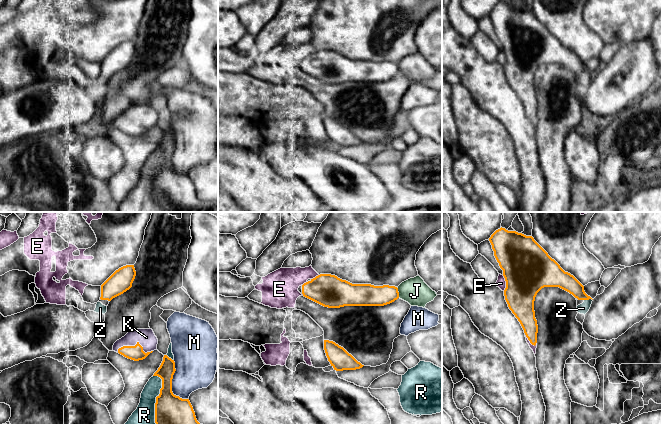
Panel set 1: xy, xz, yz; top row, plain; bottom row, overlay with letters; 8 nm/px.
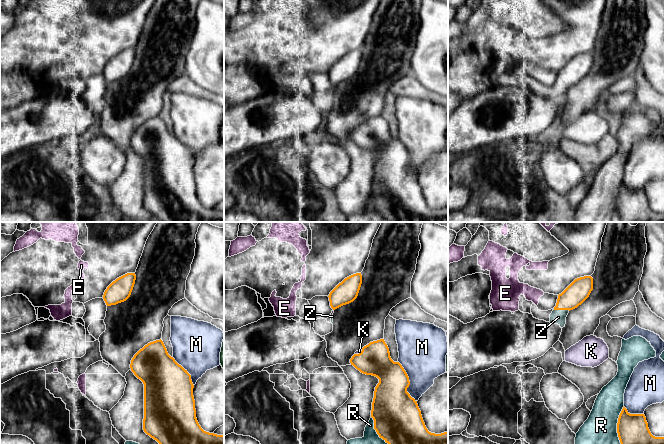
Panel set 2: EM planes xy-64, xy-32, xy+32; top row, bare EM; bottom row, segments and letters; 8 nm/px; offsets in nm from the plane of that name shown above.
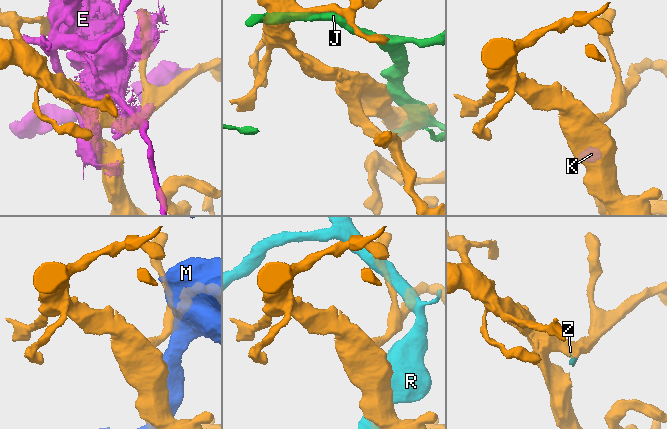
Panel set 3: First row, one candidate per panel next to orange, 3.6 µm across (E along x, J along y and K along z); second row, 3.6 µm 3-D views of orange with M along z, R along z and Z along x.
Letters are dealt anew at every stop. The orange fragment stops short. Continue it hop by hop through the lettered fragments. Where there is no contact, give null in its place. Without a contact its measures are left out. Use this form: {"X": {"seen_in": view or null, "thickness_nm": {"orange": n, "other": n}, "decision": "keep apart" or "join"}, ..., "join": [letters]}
{"E": {"seen_in": "yz", "thickness_nm": {"orange": 400, "other": 80}, "decision": "keep apart"}, "J": {"seen_in": "xz", "thickness_nm": {"orange": 180, "other": 220}, "decision": "keep apart"}, "K": {"seen_in": "xy", "thickness_nm": {"orange": 120, "other": 140}, "decision": "join"}, "M": {"seen_in": "xy", "thickness_nm": {"orange": 240, "other": 320}, "decision": "keep apart"}, "R": {"seen_in": "xy", "thickness_nm": {"orange": 240, "other": 160}, "decision": "keep apart"}, "Z": {"seen_in": "yz", "thickness_nm": {"orange": 140, "other": 90}, "decision": "join"}, "join": ["K", "Z"]}

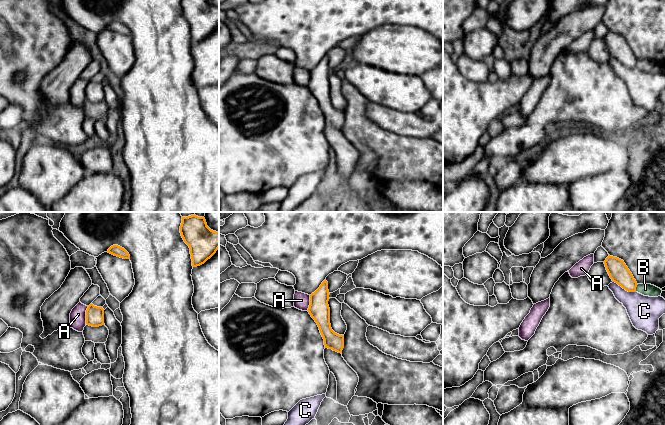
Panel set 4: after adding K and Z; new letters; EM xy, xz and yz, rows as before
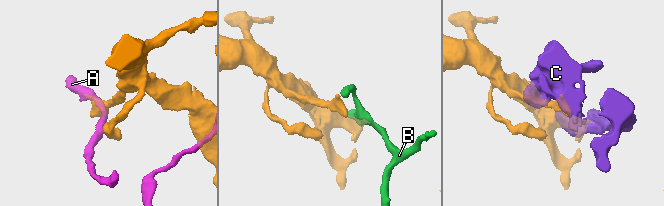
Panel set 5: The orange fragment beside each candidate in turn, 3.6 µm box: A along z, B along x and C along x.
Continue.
{"A": {"seen_in": "xy", "thickness_nm": {"orange": 140, "other": 130}, "decision": "keep apart"}, "B": {"seen_in": "yz", "thickness_nm": {"orange": 160, "other": 100}, "decision": "keep apart"}, "C": {"seen_in": "yz", "thickness_nm": {"orange": 160, "other": 260}, "decision": "keep apart"}, "join": []}

